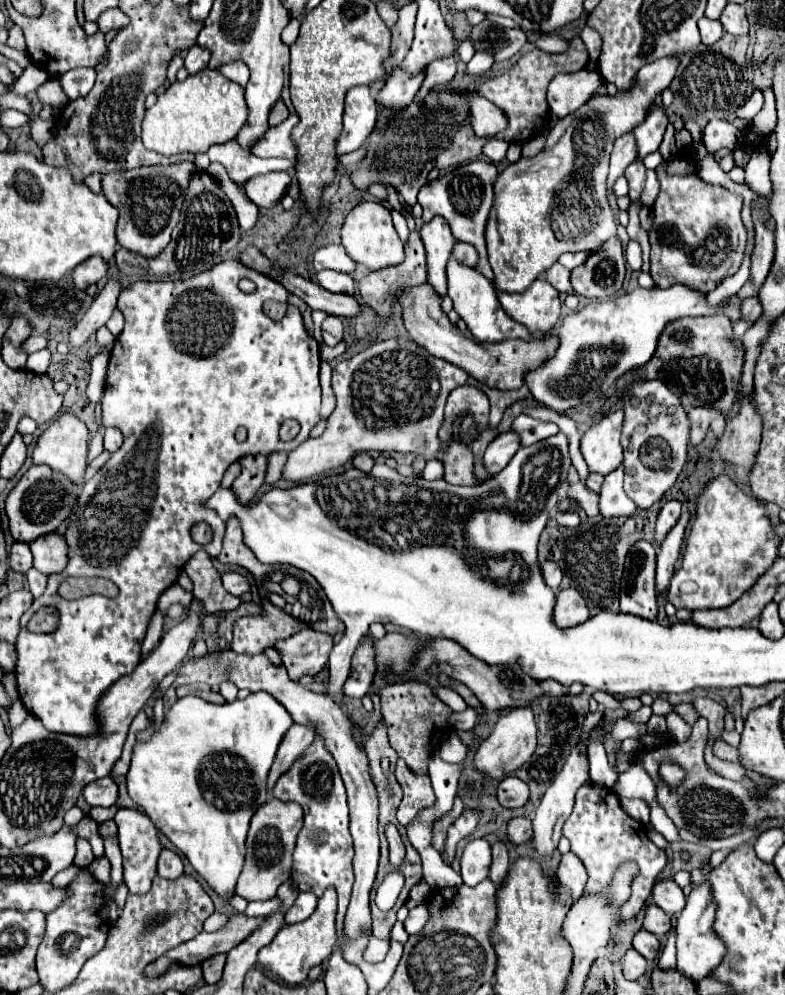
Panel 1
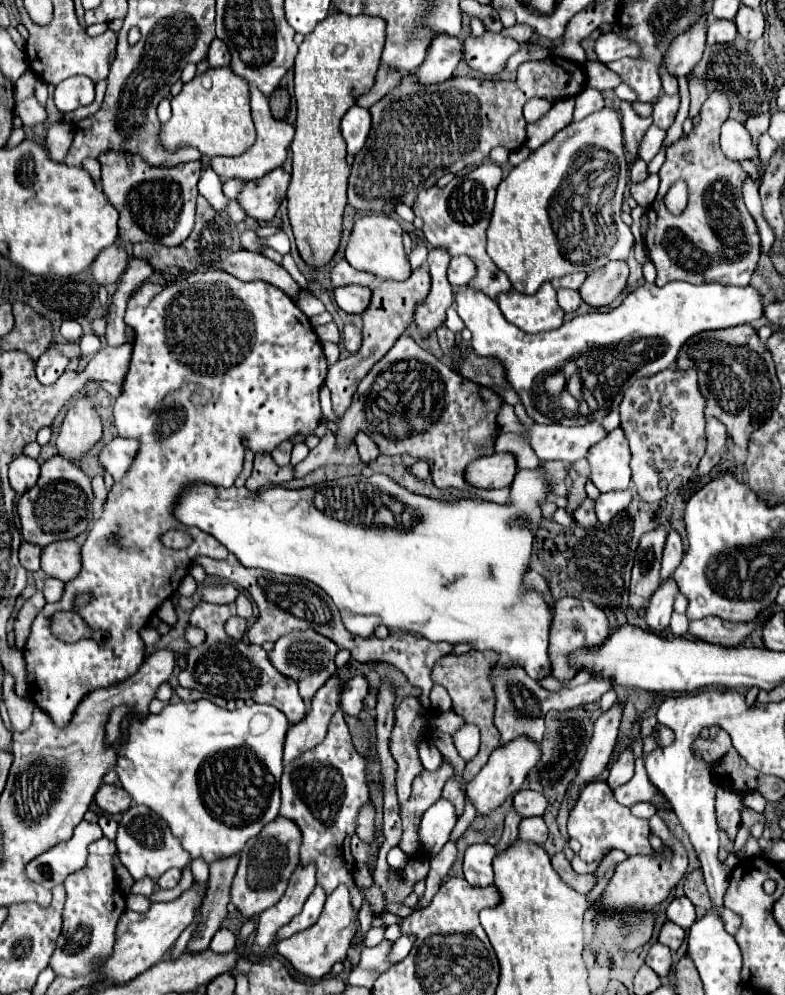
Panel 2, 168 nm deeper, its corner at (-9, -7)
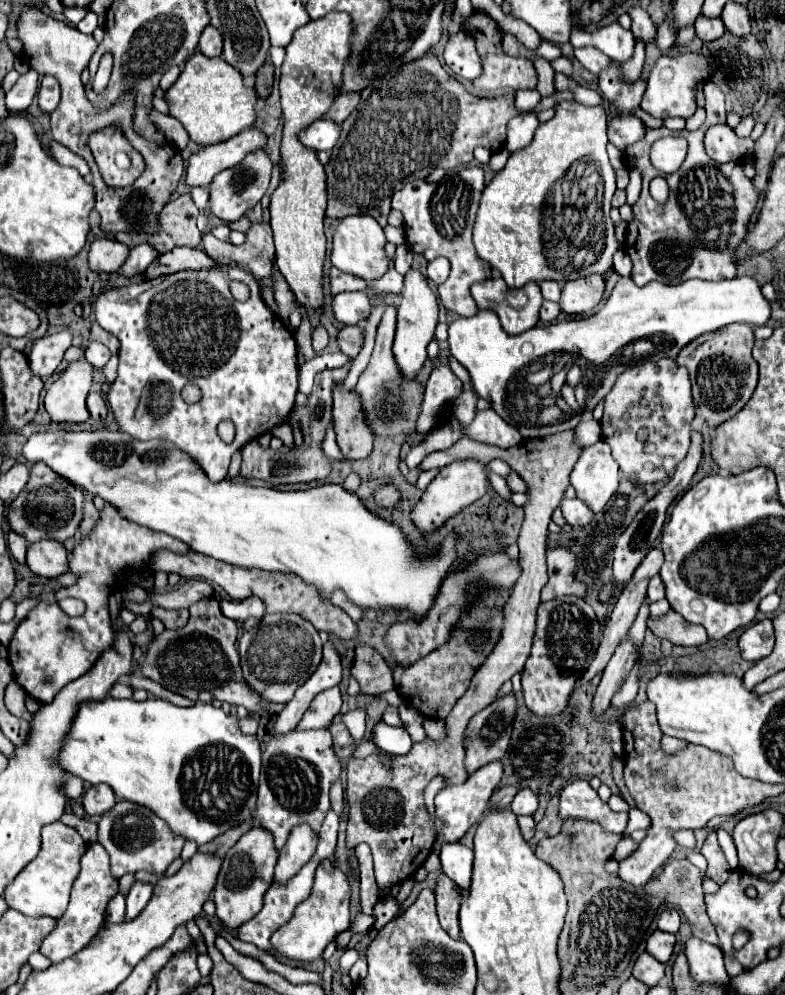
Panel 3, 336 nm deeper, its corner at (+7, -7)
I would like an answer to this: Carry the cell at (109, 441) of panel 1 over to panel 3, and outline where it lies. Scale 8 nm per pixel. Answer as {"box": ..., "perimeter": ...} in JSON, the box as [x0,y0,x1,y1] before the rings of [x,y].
{"box":[22,429,458,619],"perimeter":[[[54,429],[54,431],[40,431],[40,433],[34,433],[28,437],[24,449],[22,449],[22,455],[28,459],[30,465],[34,465],[36,461],[42,461],[46,463],[54,473],[58,473],[60,477],[68,479],[72,485],[78,485],[82,489],[86,489],[90,495],[94,497],[102,497],[106,503],[112,503],[122,515],[124,519],[130,519],[132,523],[138,523],[142,527],[148,527],[148,529],[154,529],[154,531],[162,531],[170,537],[176,537],[180,541],[184,541],[192,551],[196,553],[202,553],[202,555],[208,555],[208,557],[214,557],[218,561],[226,561],[230,565],[238,565],[238,567],[258,567],[258,569],[264,569],[264,571],[280,571],[280,573],[296,573],[300,575],[306,583],[312,583],[316,585],[322,595],[328,599],[332,595],[334,589],[342,589],[348,599],[352,603],[356,603],[358,607],[372,607],[372,609],[382,609],[382,607],[394,607],[394,609],[410,609],[414,619],[422,619],[426,615],[426,611],[430,609],[438,589],[440,589],[440,583],[442,579],[446,577],[450,565],[454,563],[456,559],[456,541],[458,541],[458,535],[456,533],[450,533],[440,551],[434,555],[434,557],[416,557],[412,545],[404,539],[402,531],[394,525],[394,523],[388,523],[376,515],[372,515],[364,505],[362,501],[354,495],[354,493],[348,493],[342,485],[322,485],[322,487],[314,487],[314,489],[308,489],[308,491],[276,491],[276,489],[270,489],[270,487],[250,487],[250,485],[244,485],[244,483],[236,483],[236,481],[220,481],[220,483],[212,483],[206,473],[200,469],[200,465],[188,457],[188,453],[176,449],[172,443],[168,441],[162,441],[162,439],[150,439],[150,441],[138,441],[138,439],[132,439],[128,433],[124,431],[62,431],[62,429]]]}

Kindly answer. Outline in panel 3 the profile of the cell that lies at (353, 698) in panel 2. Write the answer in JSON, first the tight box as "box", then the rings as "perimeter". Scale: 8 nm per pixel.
{"box":[296,687,342,731],"perimeter":[[[332,687],[332,689],[326,689],[322,693],[318,693],[314,697],[310,709],[304,713],[302,721],[298,723],[296,731],[330,727],[332,717],[340,713],[340,705],[342,705],[342,697],[340,697],[340,689],[338,687]]]}

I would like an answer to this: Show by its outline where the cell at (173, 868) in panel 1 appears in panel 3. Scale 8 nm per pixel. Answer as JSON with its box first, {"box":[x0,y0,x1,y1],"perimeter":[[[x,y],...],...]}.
{"box":[124,881,152,921],"perimeter":[[[136,881],[130,889],[130,893],[126,895],[126,917],[124,917],[124,921],[136,919],[142,913],[142,909],[146,907],[146,903],[150,901],[150,897],[152,897],[152,885]]]}

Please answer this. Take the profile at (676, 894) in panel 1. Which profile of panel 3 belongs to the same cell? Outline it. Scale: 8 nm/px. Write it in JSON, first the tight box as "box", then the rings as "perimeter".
{"box":[658,909,680,933],"perimeter":[[[666,909],[660,919],[658,919],[658,929],[660,931],[668,931],[668,933],[676,933],[680,929],[680,915],[674,909]]]}

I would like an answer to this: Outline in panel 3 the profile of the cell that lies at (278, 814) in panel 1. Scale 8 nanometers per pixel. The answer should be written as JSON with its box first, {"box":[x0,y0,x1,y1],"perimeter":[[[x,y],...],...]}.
{"box":[212,827,278,929],"perimeter":[[[252,827],[246,835],[242,835],[238,843],[226,853],[212,898],[216,906],[216,916],[228,929],[238,929],[262,909],[264,893],[268,891],[274,875],[276,859],[278,851],[274,847],[272,835],[266,829],[258,827]]]}

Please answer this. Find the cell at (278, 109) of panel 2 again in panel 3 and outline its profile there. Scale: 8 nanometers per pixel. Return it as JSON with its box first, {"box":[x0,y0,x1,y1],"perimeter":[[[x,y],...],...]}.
{"box":[256,63,274,99],"perimeter":[[[264,63],[264,65],[256,71],[256,91],[258,91],[260,99],[266,99],[266,97],[270,95],[272,77],[274,77],[274,65],[270,65],[270,63]]]}

